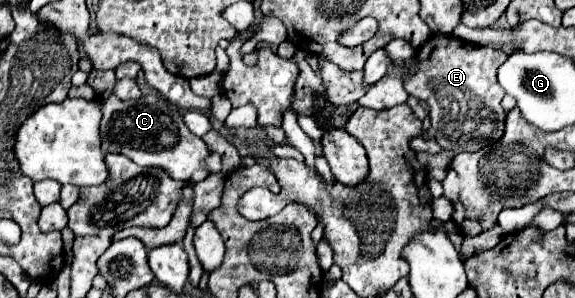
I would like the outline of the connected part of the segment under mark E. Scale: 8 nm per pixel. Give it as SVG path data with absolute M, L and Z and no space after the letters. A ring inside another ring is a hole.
M431 36L423 48L419 48L419 54L415 56L417 72L413 76L407 76L405 90L429 104L429 118L431 118L431 130L437 140L437 144L443 150L451 150L455 154L461 152L479 152L485 146L497 144L505 130L505 116L507 112L501 106L503 100L503 88L497 82L497 68L507 60L507 52L495 46L477 46L471 42L463 42L459 38L451 36Z

